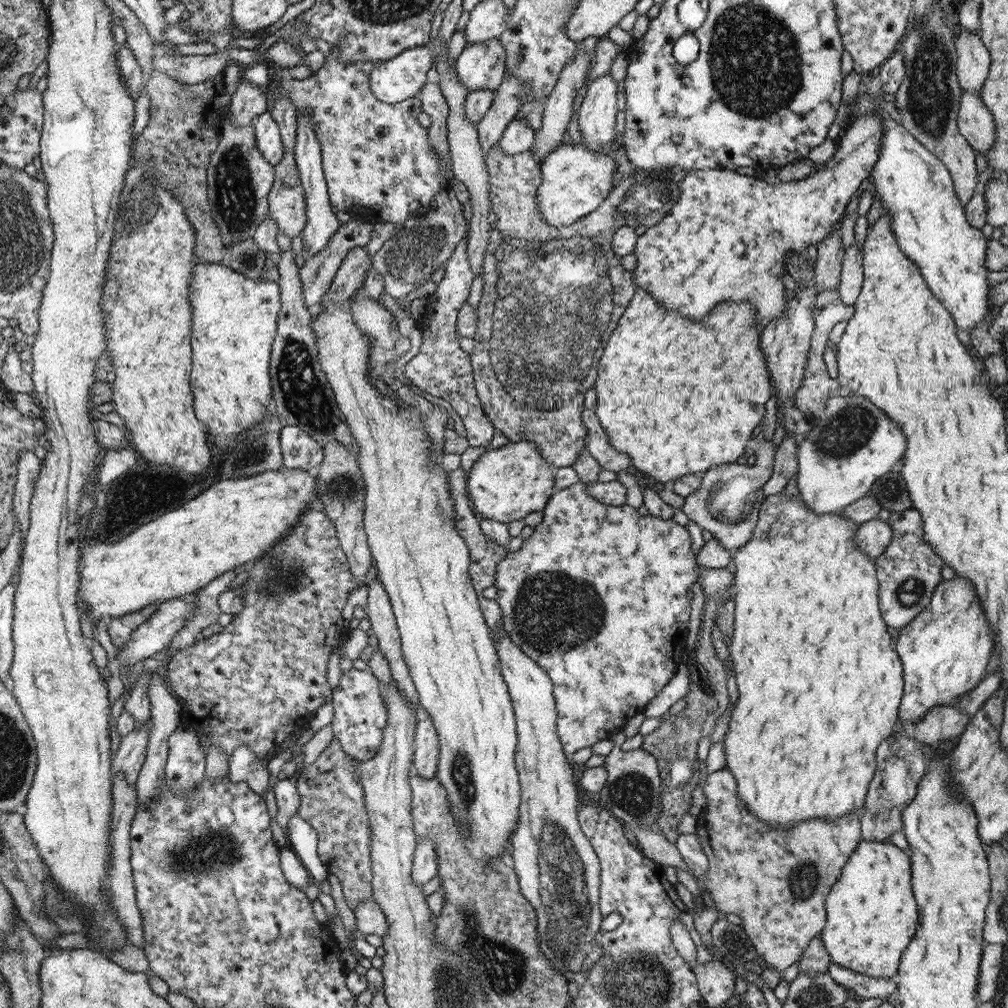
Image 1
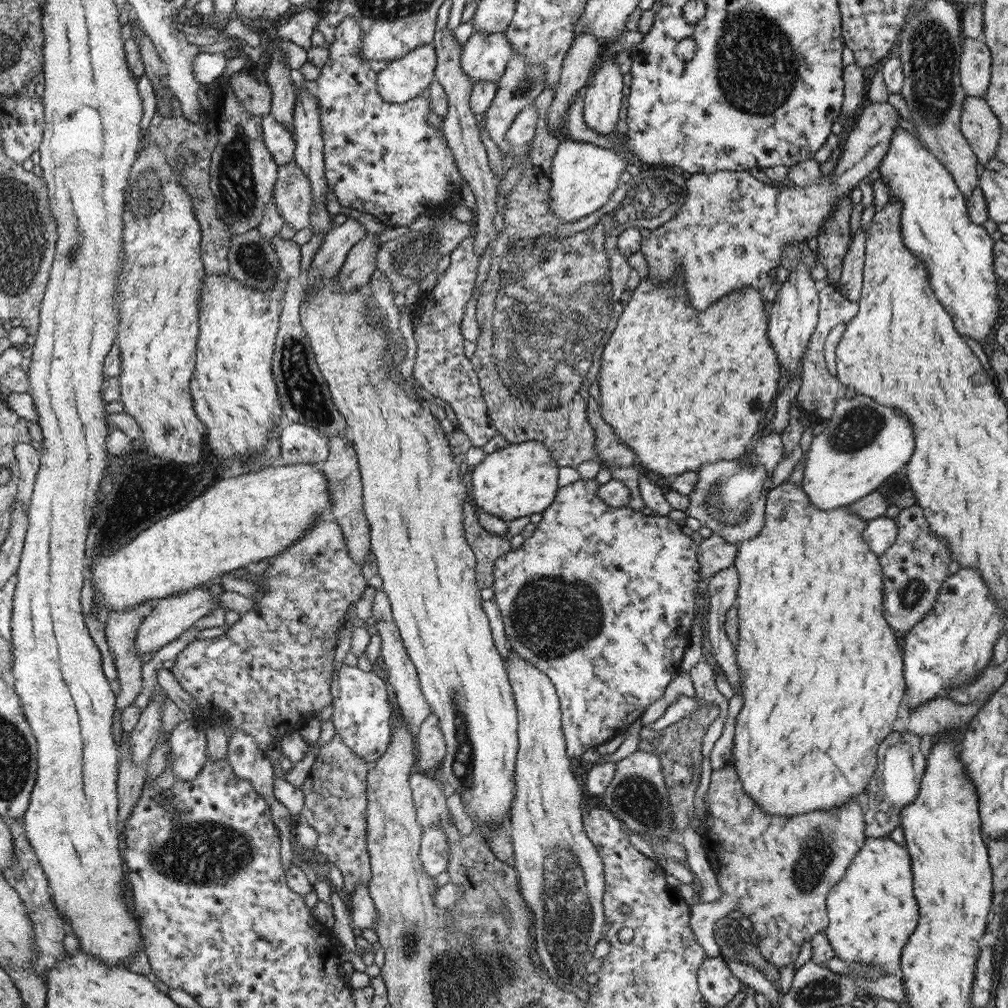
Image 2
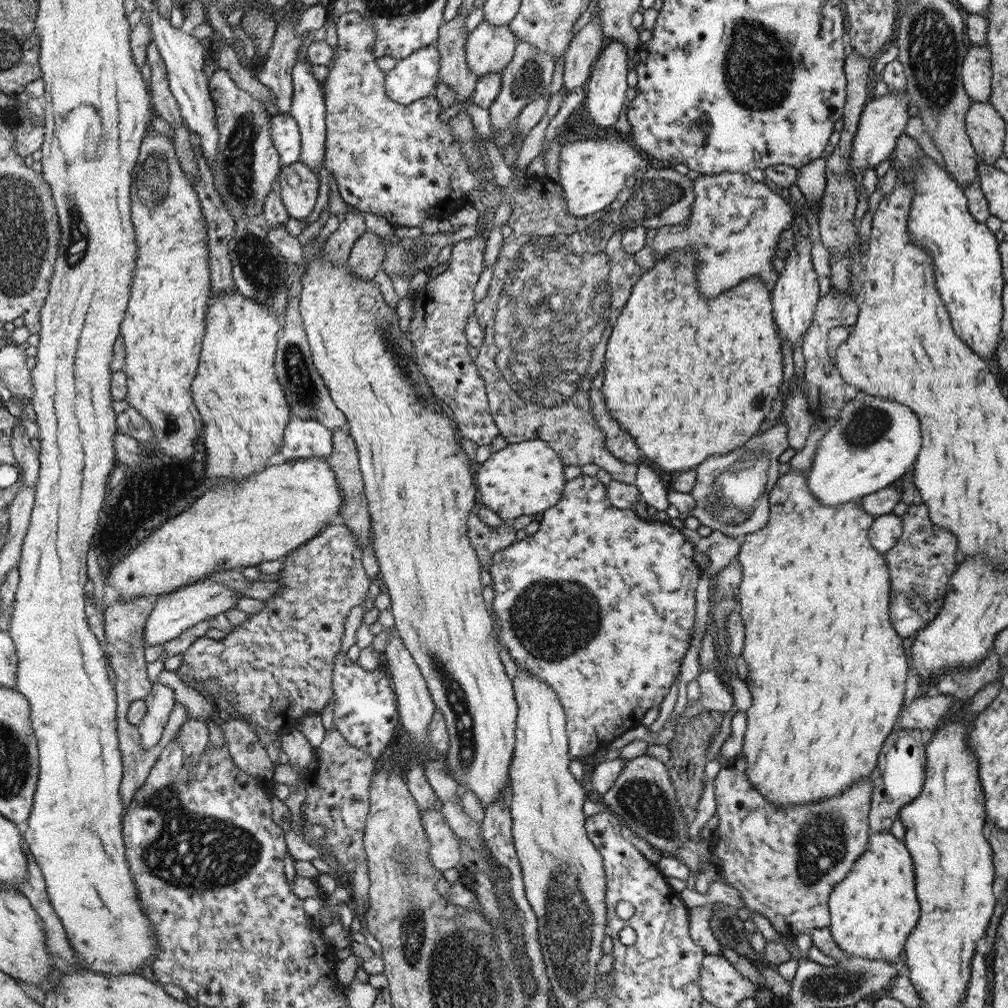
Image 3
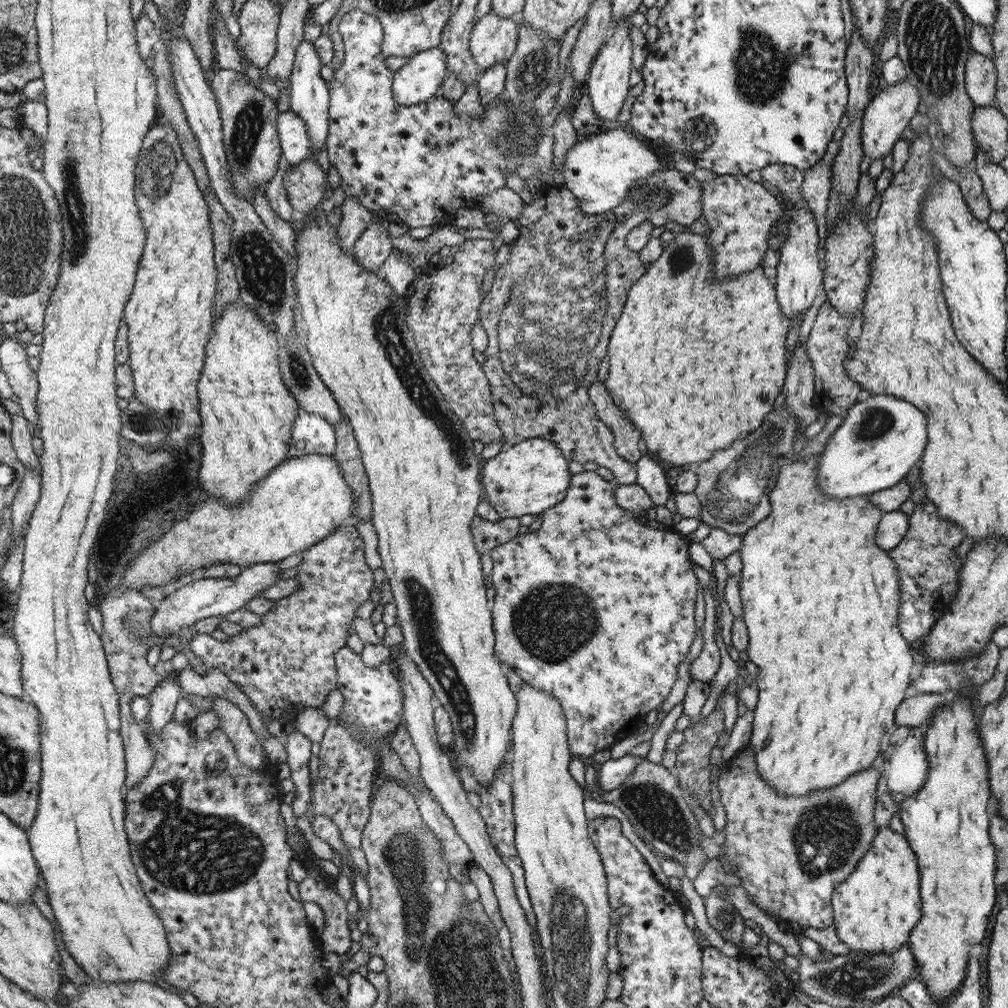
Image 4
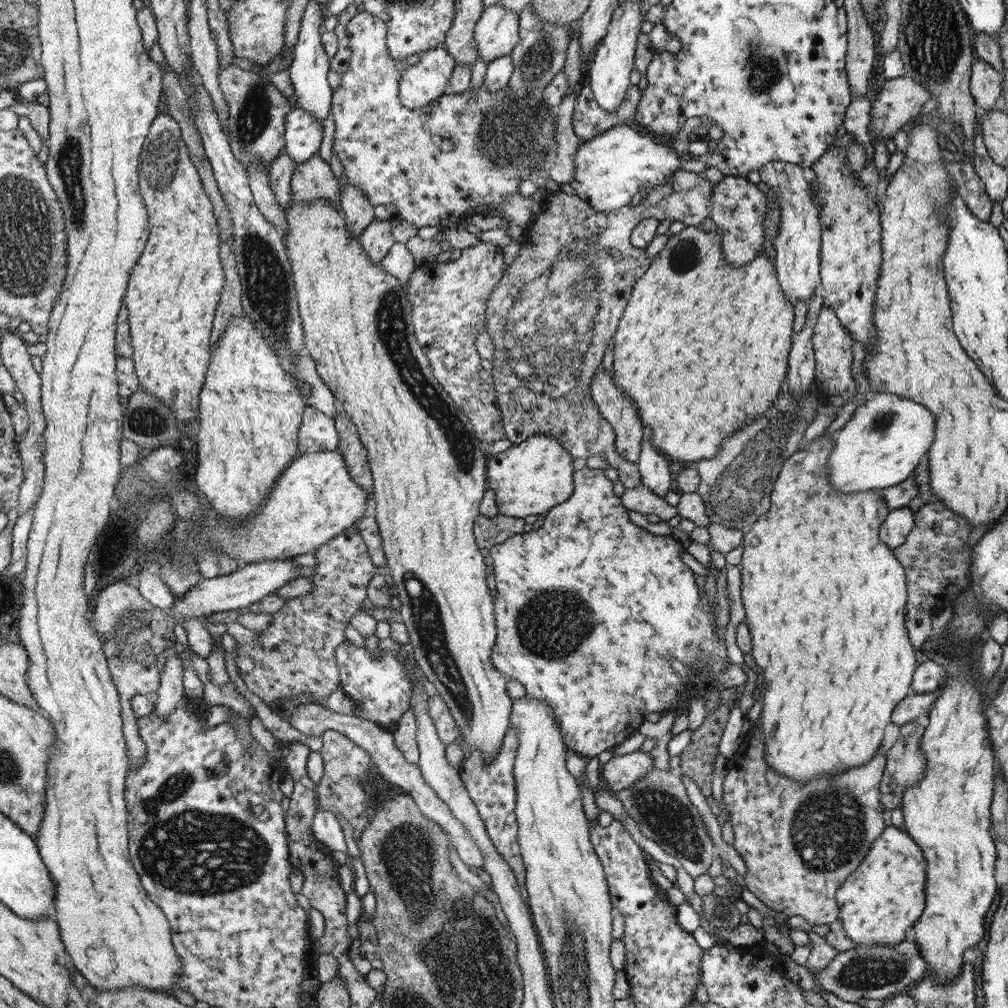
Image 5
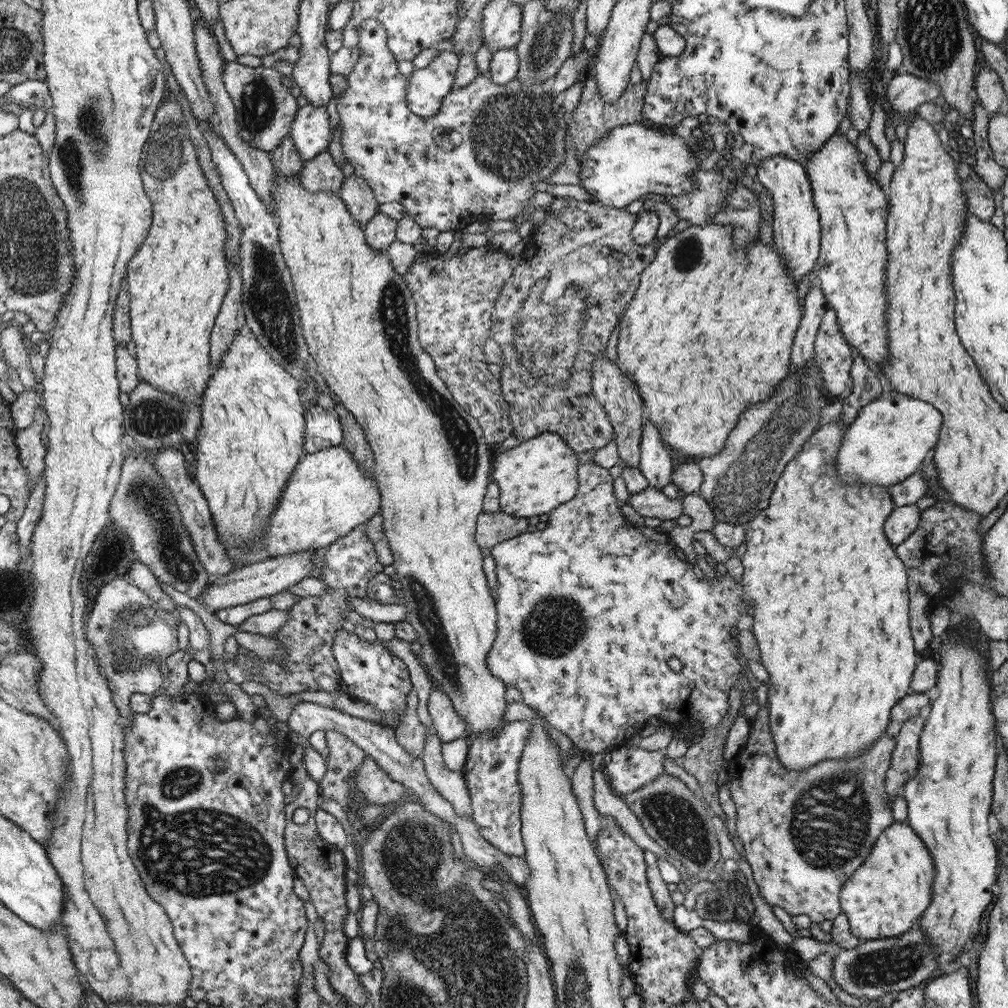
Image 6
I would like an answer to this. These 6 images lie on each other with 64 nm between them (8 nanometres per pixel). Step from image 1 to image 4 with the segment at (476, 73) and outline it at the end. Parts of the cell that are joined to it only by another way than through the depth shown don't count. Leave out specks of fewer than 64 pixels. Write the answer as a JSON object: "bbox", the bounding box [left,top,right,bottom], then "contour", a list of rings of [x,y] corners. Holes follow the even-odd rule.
{"bbox":[470,12,519,72],"contour":[[[494,12],[482,16],[473,27],[470,50],[475,63],[484,72],[496,63],[506,63],[519,39],[516,18],[500,18]]]}

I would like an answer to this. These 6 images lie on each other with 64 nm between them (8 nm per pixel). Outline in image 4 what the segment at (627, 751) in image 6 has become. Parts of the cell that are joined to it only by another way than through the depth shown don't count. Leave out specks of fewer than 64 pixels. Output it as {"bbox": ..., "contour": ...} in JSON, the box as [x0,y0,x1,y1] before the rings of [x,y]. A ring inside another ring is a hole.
{"bbox":[596,753,645,793],"contour":[[[627,753],[619,759],[611,758],[606,761],[596,773],[600,792],[607,793],[614,788],[618,788],[621,782],[635,771],[635,766],[643,760],[645,760],[644,757]]]}

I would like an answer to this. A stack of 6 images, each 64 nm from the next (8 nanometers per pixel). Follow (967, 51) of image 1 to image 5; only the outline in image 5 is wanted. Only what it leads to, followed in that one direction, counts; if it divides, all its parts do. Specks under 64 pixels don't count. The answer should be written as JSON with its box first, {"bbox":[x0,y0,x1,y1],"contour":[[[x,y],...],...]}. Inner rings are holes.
{"bbox":[970,60,1002,110],"contour":[[[973,60],[970,78],[970,94],[978,104],[979,110],[992,110],[1002,93],[1002,76],[985,60]]]}

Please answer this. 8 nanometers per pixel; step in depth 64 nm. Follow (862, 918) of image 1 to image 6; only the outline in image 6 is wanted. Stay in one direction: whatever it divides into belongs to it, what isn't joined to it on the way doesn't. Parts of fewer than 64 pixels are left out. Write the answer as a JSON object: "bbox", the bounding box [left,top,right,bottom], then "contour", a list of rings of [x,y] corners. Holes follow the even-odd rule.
{"bbox":[840,821,935,940],"contour":[[[894,821],[878,837],[867,859],[843,884],[840,908],[858,940],[898,938],[915,925],[933,899],[935,866],[926,843],[906,821]]]}

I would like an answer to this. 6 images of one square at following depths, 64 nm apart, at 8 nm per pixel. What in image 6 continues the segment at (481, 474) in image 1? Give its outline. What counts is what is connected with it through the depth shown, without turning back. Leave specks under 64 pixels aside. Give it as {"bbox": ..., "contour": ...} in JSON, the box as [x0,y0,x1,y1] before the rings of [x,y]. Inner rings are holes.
{"bbox":[490,433,580,519],"contour":[[[542,433],[531,440],[521,442],[512,450],[494,451],[492,458],[492,468],[490,480],[496,481],[499,486],[500,511],[520,518],[529,519],[531,516],[550,514],[560,504],[572,500],[578,493],[578,468],[580,455],[570,450],[566,442],[554,433]]]}

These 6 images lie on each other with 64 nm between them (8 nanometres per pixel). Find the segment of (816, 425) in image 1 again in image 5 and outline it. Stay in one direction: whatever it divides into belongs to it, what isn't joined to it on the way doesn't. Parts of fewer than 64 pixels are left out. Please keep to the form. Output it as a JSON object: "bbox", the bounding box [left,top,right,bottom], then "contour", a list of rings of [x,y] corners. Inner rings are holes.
{"bbox":[828,393,934,492],"contour":[[[888,393],[872,394],[833,436],[828,478],[838,492],[868,492],[896,486],[914,474],[934,441],[934,413],[923,404]]]}

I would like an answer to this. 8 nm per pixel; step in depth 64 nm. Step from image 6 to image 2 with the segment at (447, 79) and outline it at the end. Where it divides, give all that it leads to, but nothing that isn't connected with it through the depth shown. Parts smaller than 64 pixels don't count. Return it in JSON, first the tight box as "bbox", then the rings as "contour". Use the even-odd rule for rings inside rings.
{"bbox":[376,43,437,104],"contour":[[[432,43],[415,48],[402,58],[388,61],[386,69],[377,73],[376,88],[383,100],[390,104],[403,104],[408,100],[425,96],[432,84],[437,65],[437,52]]]}

